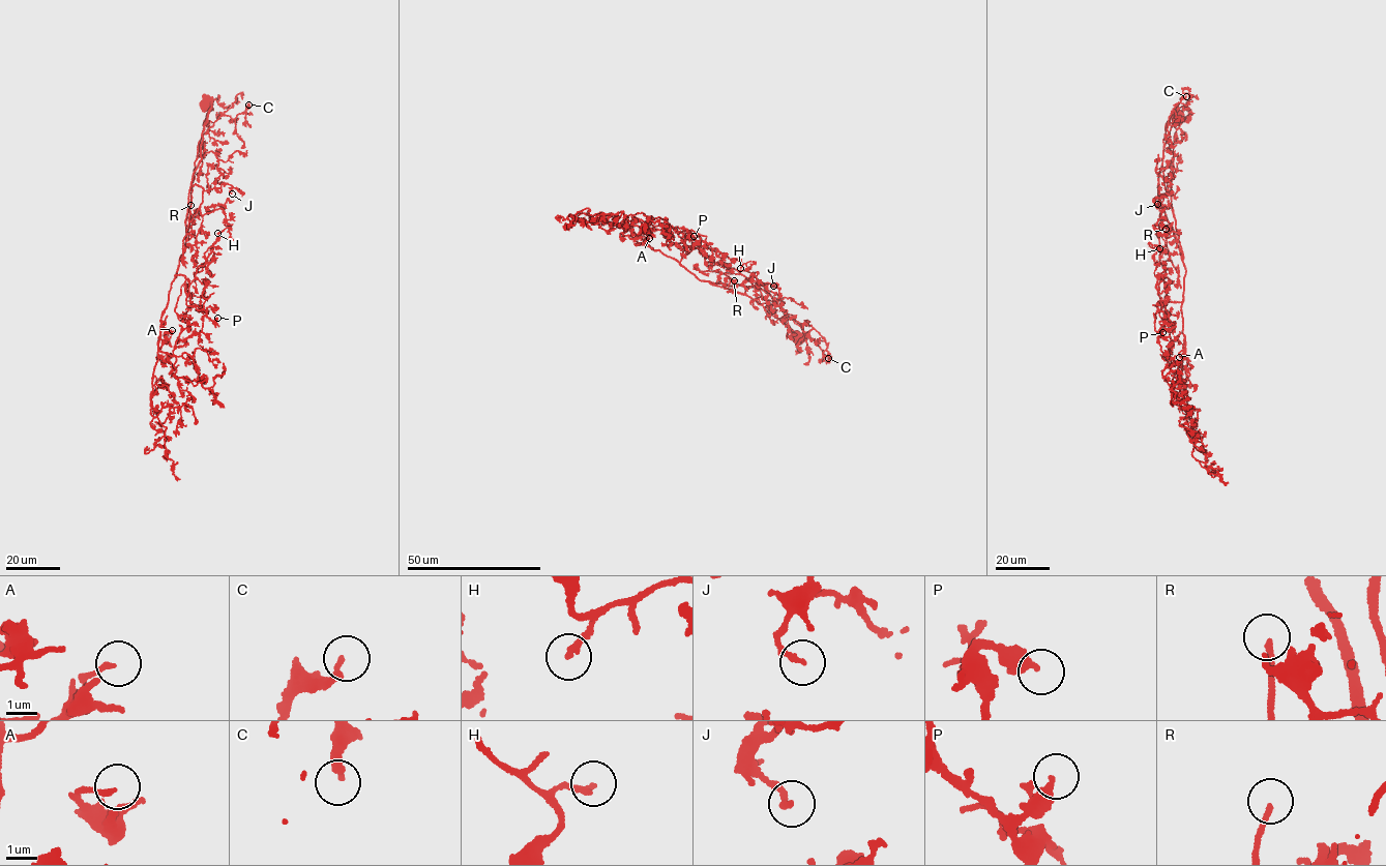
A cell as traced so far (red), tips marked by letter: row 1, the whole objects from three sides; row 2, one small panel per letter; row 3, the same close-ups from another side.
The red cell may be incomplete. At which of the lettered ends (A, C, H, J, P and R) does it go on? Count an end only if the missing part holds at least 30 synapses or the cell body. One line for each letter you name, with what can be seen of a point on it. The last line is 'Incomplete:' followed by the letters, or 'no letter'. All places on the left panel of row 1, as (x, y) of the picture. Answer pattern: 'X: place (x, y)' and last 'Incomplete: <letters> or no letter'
H: place (217, 233)
R: place (190, 205)
Incomplete: H, R

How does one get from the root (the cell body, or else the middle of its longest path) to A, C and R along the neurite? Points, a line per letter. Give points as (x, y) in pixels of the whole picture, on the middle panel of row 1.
A: (799, 337), (797, 331), (792, 331), (748, 296), (702, 280), (674, 259), (643, 243), (649, 238)
C: (799, 337), (780, 319), (791, 319), (805, 331), (814, 329), (819, 332), (826, 340), (828, 358)
R: (799, 337), (797, 331), (792, 331), (744, 294), (753, 286), (749, 280), (741, 274), (725, 273), (734, 280)

